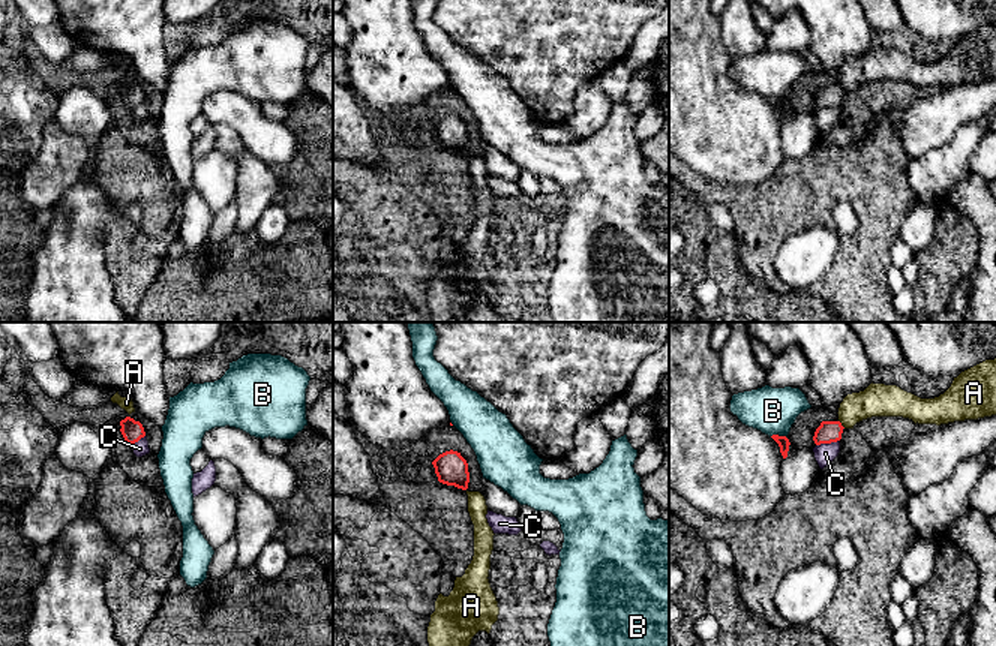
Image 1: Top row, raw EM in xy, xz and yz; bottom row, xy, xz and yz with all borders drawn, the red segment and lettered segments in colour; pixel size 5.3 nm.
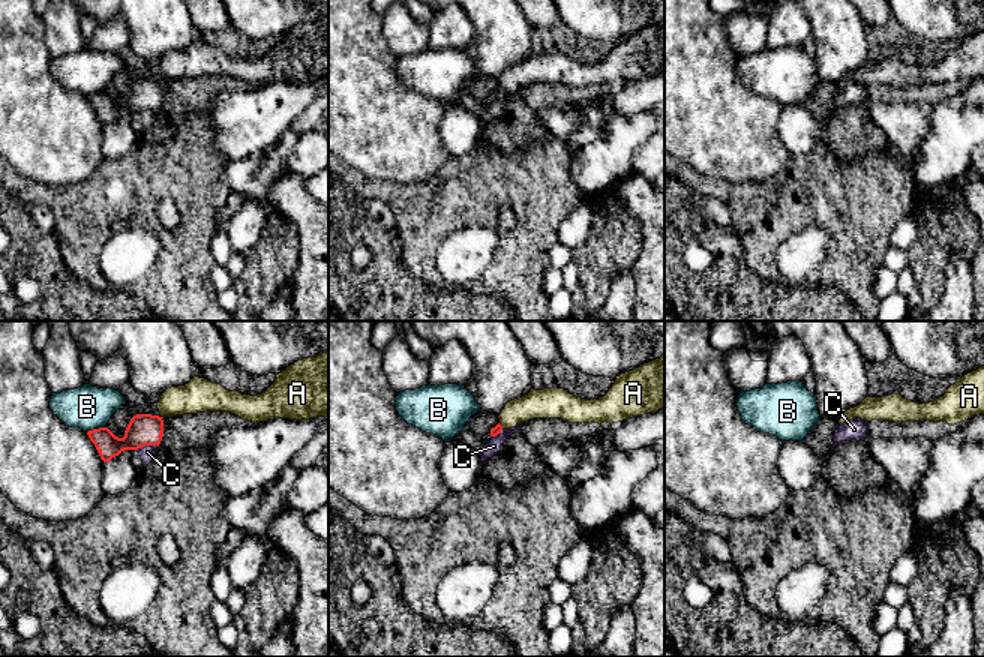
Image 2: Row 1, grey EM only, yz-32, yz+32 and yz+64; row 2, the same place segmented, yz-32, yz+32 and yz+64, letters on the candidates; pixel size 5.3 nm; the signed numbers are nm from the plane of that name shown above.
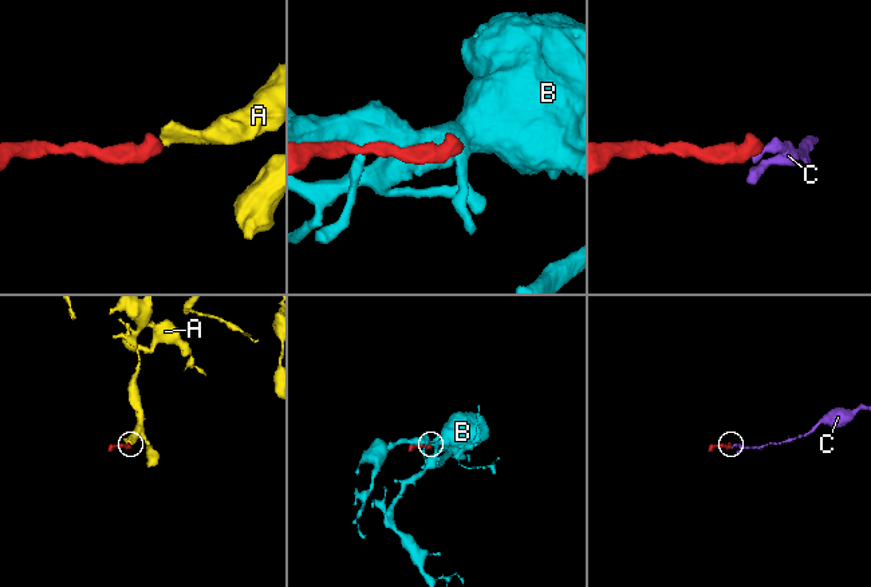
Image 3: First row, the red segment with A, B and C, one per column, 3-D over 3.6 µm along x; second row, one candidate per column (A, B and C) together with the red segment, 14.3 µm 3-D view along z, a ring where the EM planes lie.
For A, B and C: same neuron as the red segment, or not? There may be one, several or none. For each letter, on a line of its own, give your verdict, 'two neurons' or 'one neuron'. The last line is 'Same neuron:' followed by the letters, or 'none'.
A: one neuron
B: two neurons
C: two neurons
Same neuron: A

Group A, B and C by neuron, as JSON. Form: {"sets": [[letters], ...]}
{"sets": [["A"], ["B"], ["C"]]}

